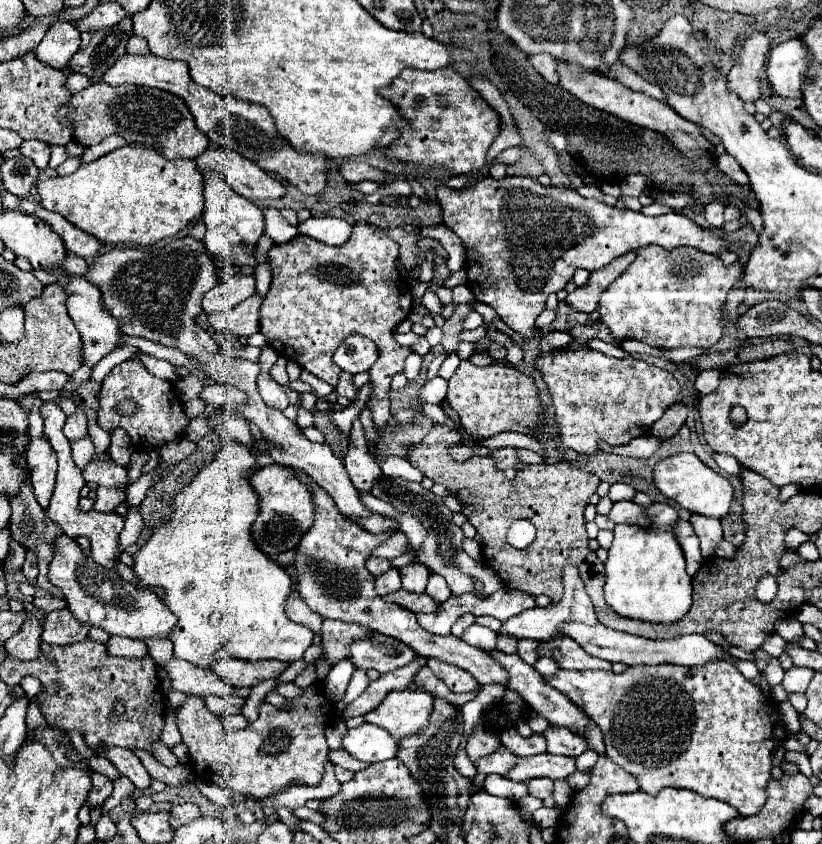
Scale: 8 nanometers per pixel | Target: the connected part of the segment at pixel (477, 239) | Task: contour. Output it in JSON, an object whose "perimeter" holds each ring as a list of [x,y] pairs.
{"perimeter":[[[491,176],[479,180],[471,188],[451,190],[447,186],[437,188],[437,204],[443,208],[443,224],[453,230],[465,246],[465,272],[467,286],[473,292],[473,302],[491,306],[497,316],[523,338],[541,336],[541,330],[535,326],[537,316],[545,310],[547,296],[565,288],[577,268],[595,272],[605,268],[617,256],[623,256],[641,246],[659,244],[665,250],[675,250],[679,246],[697,248],[701,252],[719,254],[725,242],[715,234],[713,228],[701,228],[685,214],[663,214],[663,216],[645,216],[633,210],[619,210],[605,202],[583,198],[571,188],[541,186],[533,178],[507,176],[503,180],[493,180]]]}

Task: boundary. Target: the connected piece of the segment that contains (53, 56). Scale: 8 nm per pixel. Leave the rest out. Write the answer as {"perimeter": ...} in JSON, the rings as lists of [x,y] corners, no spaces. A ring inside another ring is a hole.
{"perimeter":[[[55,22],[33,52],[39,62],[55,70],[63,70],[69,64],[69,60],[73,58],[73,54],[79,50],[79,42],[81,42],[79,36],[81,34],[75,32],[73,24]]]}

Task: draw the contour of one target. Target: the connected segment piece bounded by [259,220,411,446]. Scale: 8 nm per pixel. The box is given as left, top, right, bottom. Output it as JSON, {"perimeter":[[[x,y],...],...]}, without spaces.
{"perimeter":[[[361,220],[353,226],[351,238],[341,246],[327,246],[309,236],[295,236],[285,244],[267,250],[271,266],[271,288],[261,304],[261,332],[279,356],[297,362],[317,378],[337,384],[342,371],[331,358],[341,338],[363,334],[375,340],[379,360],[369,370],[371,392],[365,408],[371,410],[377,446],[383,438],[389,408],[389,386],[393,374],[403,370],[405,358],[411,354],[407,346],[399,346],[391,336],[395,326],[411,312],[411,288],[397,272],[399,244],[381,228]]]}

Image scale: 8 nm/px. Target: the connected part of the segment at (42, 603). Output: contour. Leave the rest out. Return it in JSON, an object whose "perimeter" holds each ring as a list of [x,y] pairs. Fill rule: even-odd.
{"perimeter":[[[45,596],[45,598],[35,598],[33,600],[35,606],[45,608],[45,612],[53,612],[53,610],[63,610],[67,606],[65,598],[57,598],[57,596]]]}

